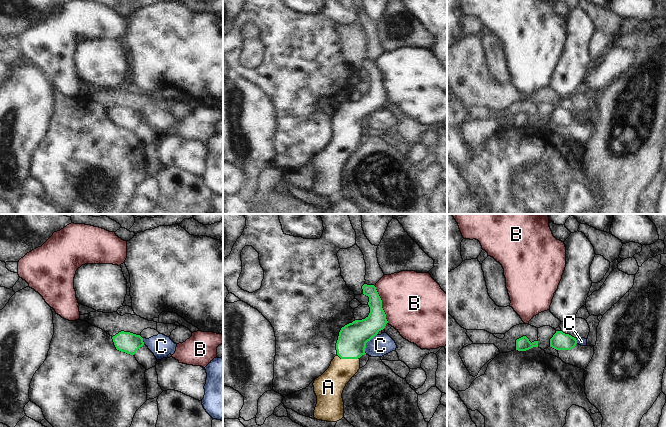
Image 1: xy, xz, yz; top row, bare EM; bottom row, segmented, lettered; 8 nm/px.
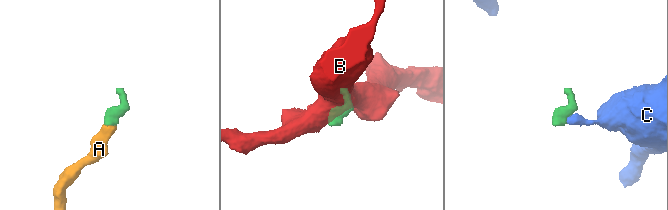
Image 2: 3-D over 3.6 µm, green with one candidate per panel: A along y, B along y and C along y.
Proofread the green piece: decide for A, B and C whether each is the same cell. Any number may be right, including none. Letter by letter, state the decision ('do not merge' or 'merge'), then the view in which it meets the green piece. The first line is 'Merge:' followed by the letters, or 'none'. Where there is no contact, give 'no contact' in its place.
Merge: A
A: merge | xz
B: do not merge | xz
C: do not merge | xz

